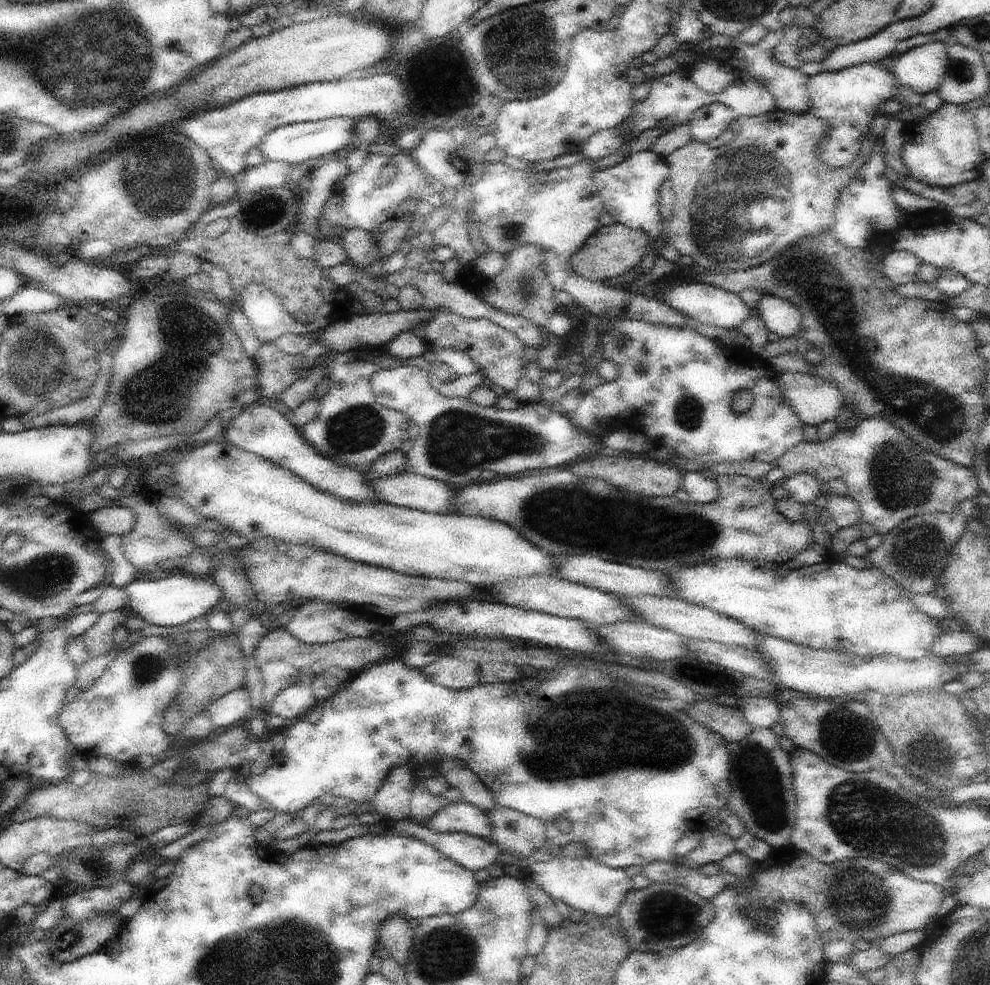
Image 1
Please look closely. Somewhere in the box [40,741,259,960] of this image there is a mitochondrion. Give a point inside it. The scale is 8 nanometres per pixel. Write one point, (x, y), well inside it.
(71, 936)

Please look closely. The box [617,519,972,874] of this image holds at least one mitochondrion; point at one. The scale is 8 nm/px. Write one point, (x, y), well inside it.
(869, 819)

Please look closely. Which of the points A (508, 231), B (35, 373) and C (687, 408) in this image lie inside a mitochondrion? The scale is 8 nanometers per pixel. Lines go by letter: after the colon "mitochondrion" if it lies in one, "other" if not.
A: mitochondrion
B: mitochondrion
C: mitochondrion

